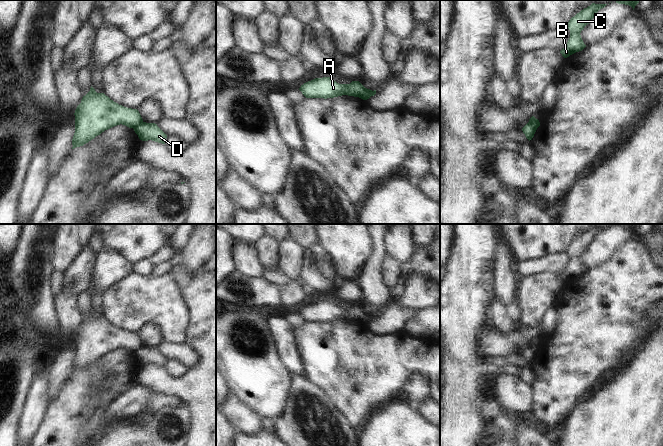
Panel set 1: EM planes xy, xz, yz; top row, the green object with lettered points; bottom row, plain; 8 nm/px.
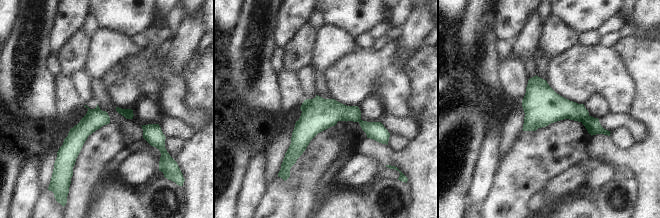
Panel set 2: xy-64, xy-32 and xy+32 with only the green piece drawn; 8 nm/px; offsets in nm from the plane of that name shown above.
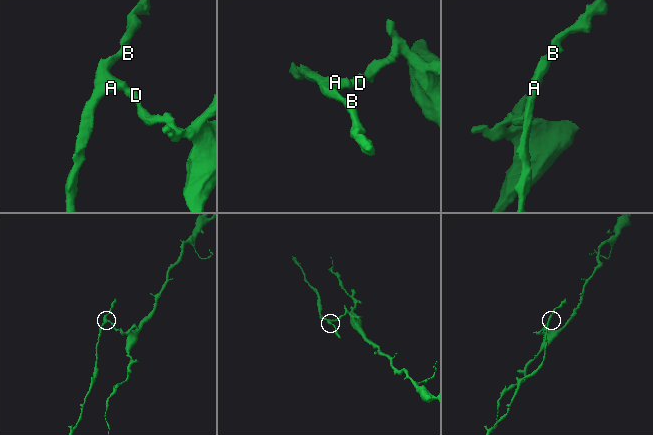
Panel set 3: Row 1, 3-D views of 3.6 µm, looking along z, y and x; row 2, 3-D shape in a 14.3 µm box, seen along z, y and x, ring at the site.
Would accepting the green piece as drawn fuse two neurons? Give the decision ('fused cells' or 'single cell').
fused cells

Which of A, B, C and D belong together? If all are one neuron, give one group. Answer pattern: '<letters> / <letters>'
A B C / D

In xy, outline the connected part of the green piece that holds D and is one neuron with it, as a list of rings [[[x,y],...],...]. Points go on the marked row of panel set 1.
[[[141,122],[134,128],[135,133],[142,141],[152,140],[165,144],[167,135],[155,123]]]

